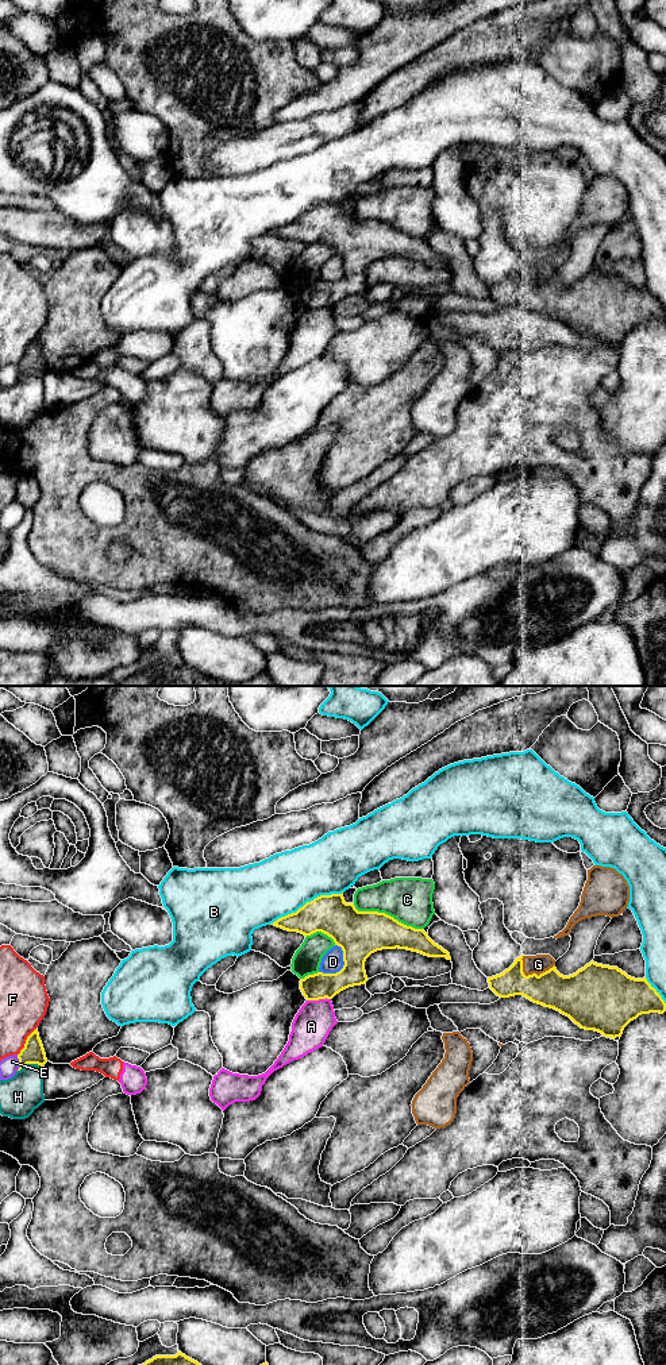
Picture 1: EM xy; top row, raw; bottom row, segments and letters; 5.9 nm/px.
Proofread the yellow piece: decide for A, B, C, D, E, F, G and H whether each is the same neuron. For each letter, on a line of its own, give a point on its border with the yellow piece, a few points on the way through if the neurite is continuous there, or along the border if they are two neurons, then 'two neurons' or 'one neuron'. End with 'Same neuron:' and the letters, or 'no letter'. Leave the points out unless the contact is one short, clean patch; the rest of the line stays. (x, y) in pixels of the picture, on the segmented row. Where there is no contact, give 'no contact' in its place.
A: meets yellow in xy at (318, 999); two neurons
B: meets yellow in xy at (307, 902); two neurons
C: meets yellow in xy at (387, 914); two neurons
D: meets yellow in xy at (343, 967); two neurons
E: meets yellow in xy at (19, 1063); two neurons
F: meets yellow in xy at (26, 1041); two neurons
G: meets yellow in xy at (532, 974); two neurons
H: meets yellow in xy at (30, 1063); two neurons
Same neuron: no letter

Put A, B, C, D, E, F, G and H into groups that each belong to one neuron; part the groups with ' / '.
A F / B / C / D / E / G / H

